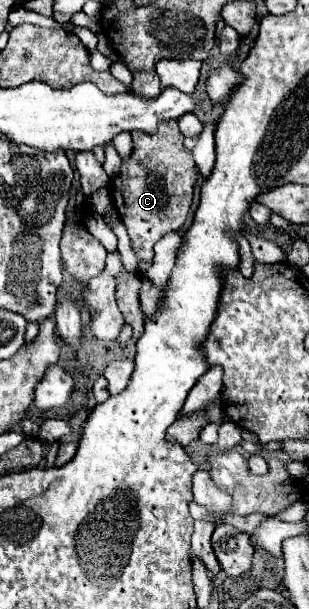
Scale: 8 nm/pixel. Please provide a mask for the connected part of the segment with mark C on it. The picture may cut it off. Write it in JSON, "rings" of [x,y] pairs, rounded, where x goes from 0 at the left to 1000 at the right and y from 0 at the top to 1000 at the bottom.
{"rings":[[[576,200],[518,207],[505,220],[427,217],[427,230],[427,253],[395,263],[382,289],[356,296],[356,322],[414,378],[427,411],[440,414],[447,427],[479,430],[492,427],[492,404],[544,381],[570,381],[595,371],[621,338],[641,282],[615,246],[589,240],[595,223],[583,220]]]}

